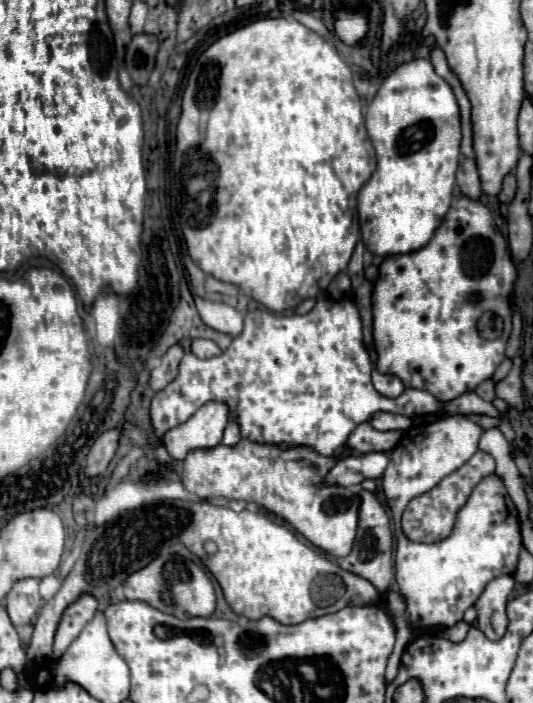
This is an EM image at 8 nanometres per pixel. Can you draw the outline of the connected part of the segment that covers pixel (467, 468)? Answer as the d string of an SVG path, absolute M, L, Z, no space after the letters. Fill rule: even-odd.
M478 450L464 466L460 466L456 472L452 472L450 476L446 476L436 488L432 488L430 492L416 496L410 500L410 504L406 506L404 514L402 514L402 532L406 538L410 538L412 542L440 542L444 540L452 526L454 526L454 518L458 508L468 500L470 492L474 490L474 486L484 480L486 476L492 476L496 472L496 462L488 452Z

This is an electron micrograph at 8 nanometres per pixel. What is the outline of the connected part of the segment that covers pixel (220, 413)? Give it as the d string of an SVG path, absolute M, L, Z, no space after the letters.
M208 402L188 422L166 432L166 450L172 458L184 460L186 454L192 450L214 448L220 444L226 424L228 406L220 402Z

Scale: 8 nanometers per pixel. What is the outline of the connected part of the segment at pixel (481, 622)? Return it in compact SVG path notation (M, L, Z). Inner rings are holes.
M498 576L484 588L484 592L474 604L478 612L478 628L490 640L500 640L506 632L506 626L508 626L506 602L512 588L514 588L512 576Z

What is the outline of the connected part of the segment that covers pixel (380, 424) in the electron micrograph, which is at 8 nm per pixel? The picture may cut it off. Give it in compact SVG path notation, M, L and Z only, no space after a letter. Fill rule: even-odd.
M376 412L370 420L372 428L380 430L380 432L388 432L388 430L408 430L412 426L412 418L408 416L400 416L400 414L390 414L390 412Z

